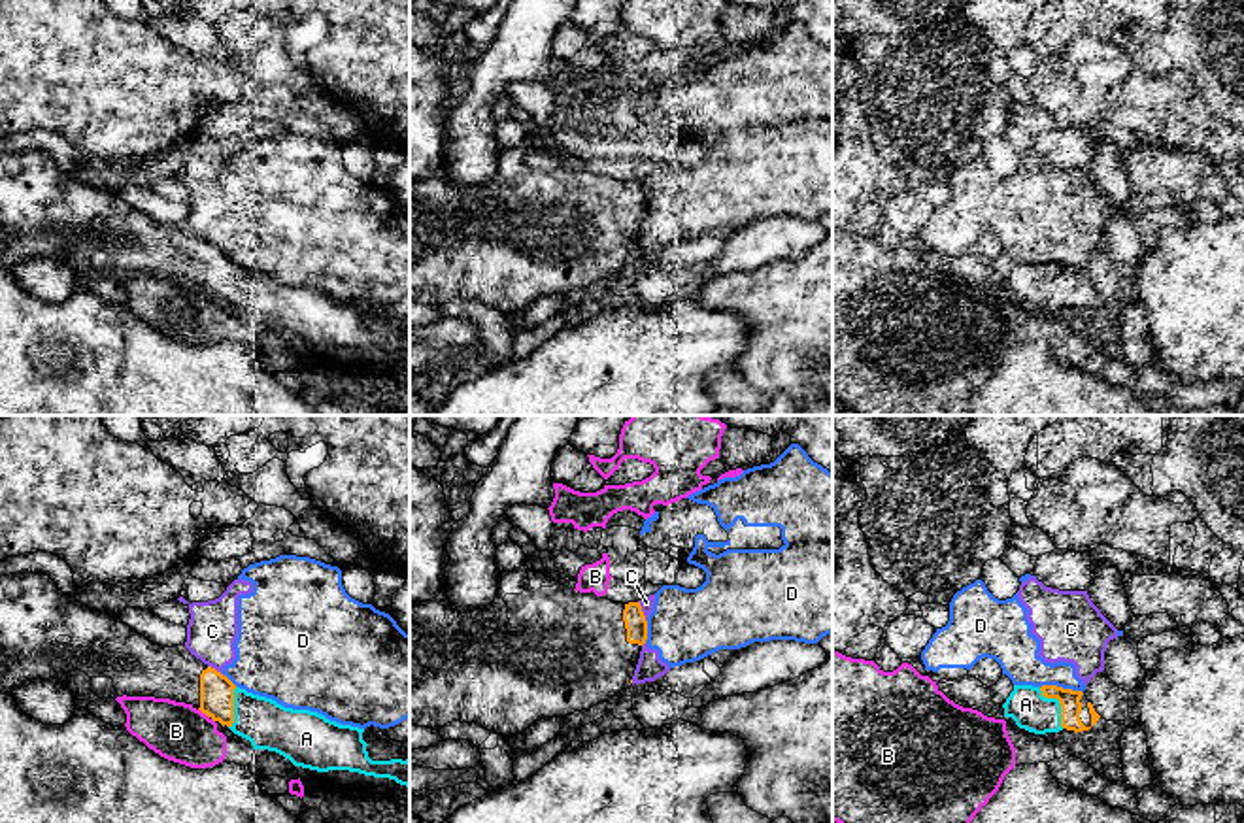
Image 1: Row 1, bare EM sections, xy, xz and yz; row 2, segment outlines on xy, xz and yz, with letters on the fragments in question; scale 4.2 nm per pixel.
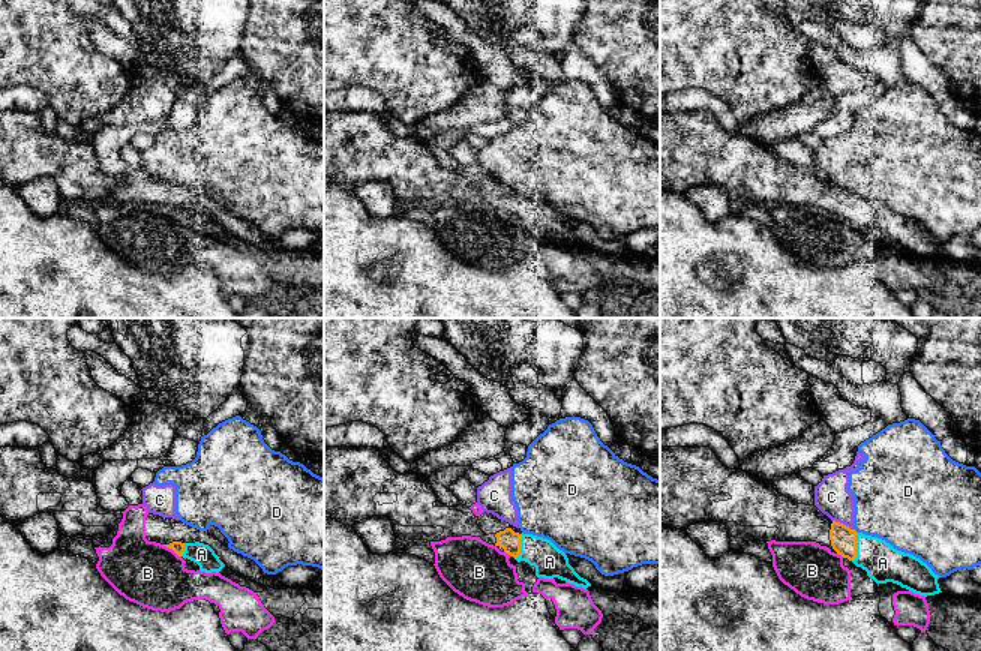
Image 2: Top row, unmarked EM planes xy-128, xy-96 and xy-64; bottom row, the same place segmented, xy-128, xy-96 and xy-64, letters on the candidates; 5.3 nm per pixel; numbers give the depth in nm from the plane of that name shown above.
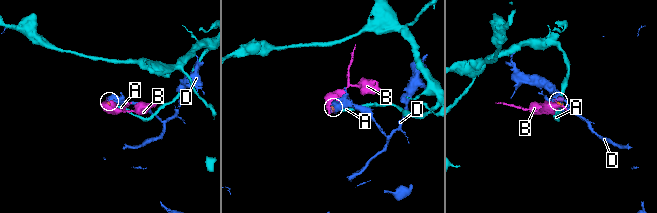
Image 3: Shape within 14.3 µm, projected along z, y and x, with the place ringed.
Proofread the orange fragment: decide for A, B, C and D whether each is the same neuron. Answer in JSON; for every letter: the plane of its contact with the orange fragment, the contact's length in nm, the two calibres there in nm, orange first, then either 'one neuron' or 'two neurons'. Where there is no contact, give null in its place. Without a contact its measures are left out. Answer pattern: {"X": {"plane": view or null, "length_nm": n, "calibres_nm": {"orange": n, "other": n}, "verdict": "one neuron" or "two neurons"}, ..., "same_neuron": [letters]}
{"A": {"plane": "yz", "length_nm": 200, "calibres_nm": {"orange": 90, "other": 160}, "verdict": "one neuron"}, "B": {"plane": "xy", "length_nm": 60, "calibres_nm": {"orange": 140, "other": 240}, "verdict": "two neurons"}, "C": {"plane": "xz", "length_nm": 100, "calibres_nm": {"orange": 100, "other": 60}, "verdict": "two neurons"}, "D": {"plane": "yz", "length_nm": 190, "calibres_nm": {"orange": 90, "other": 190}, "verdict": "two neurons"}, "same_neuron": ["A"]}

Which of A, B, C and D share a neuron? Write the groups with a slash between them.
A / B / C D

